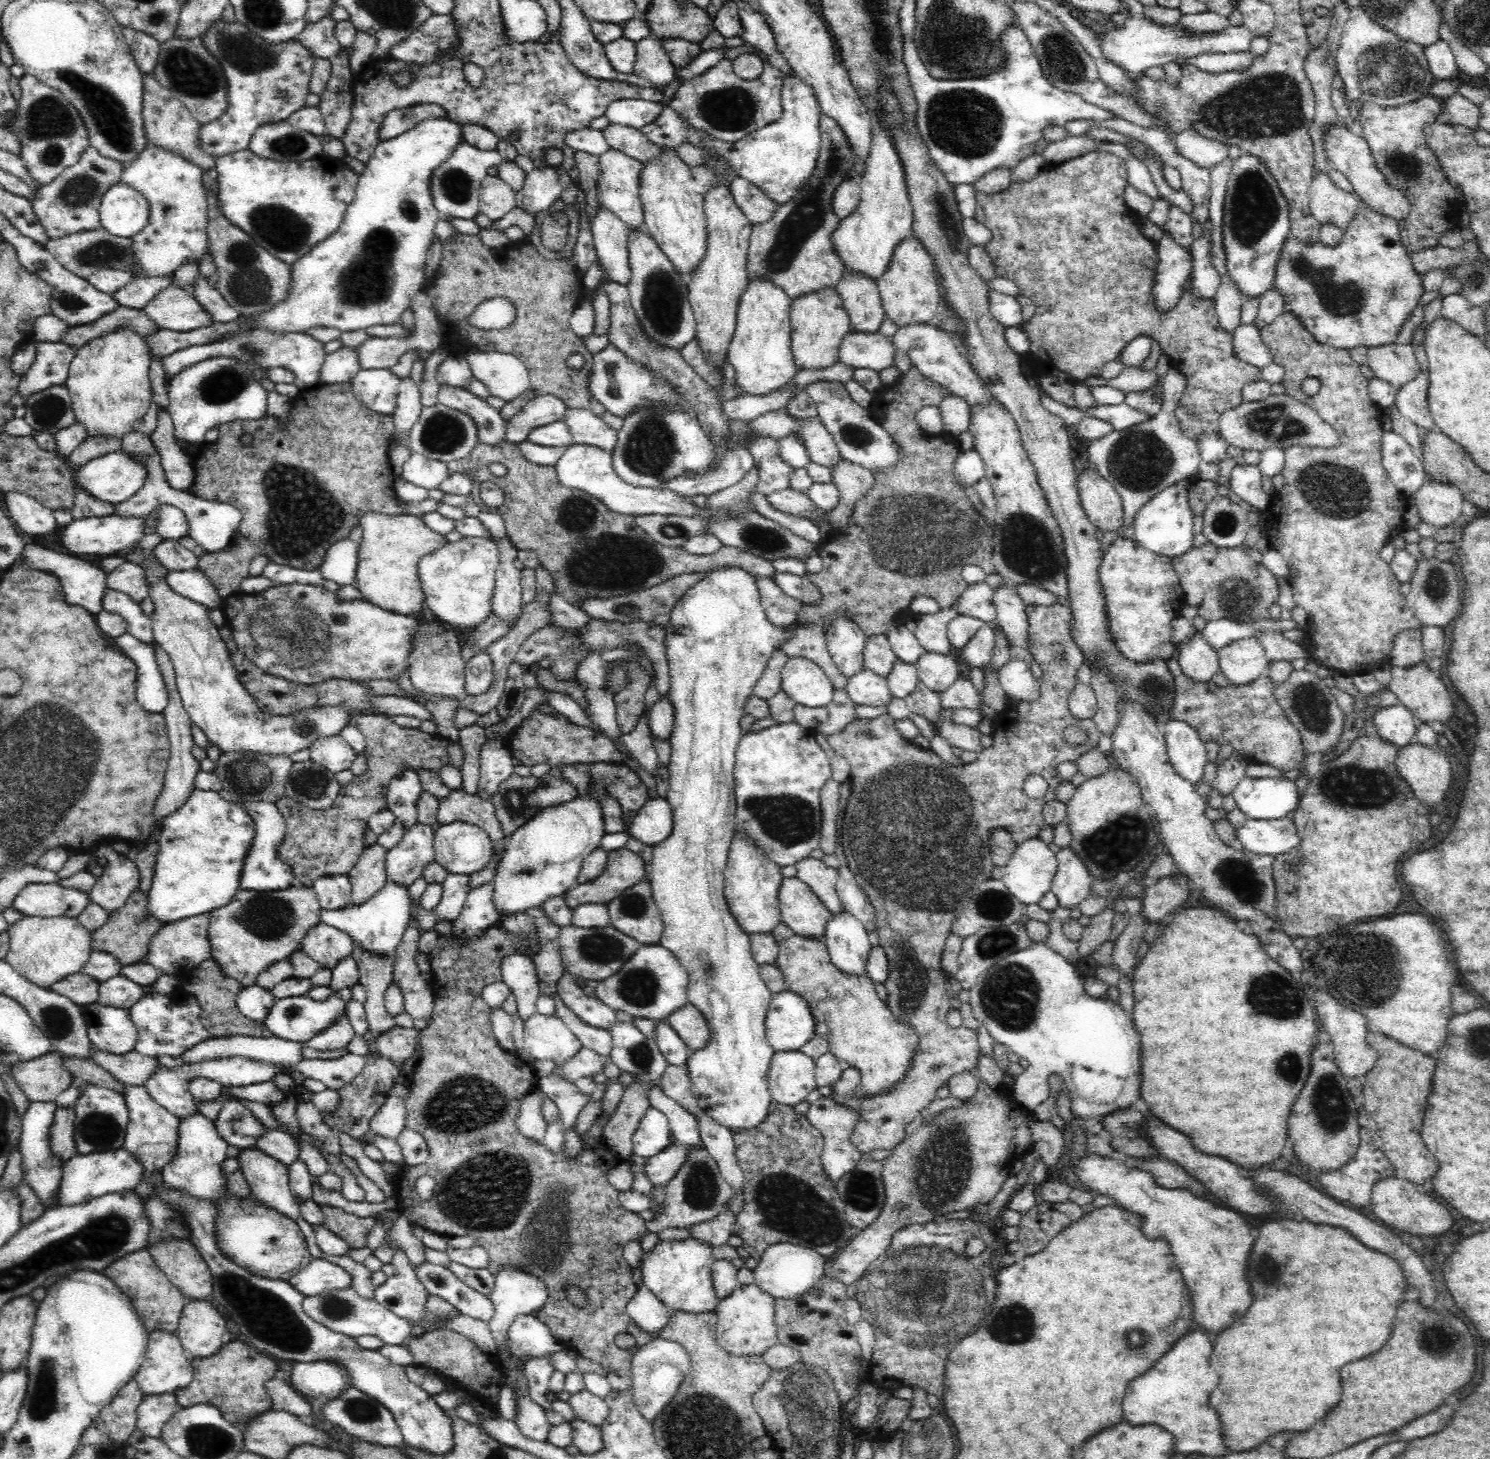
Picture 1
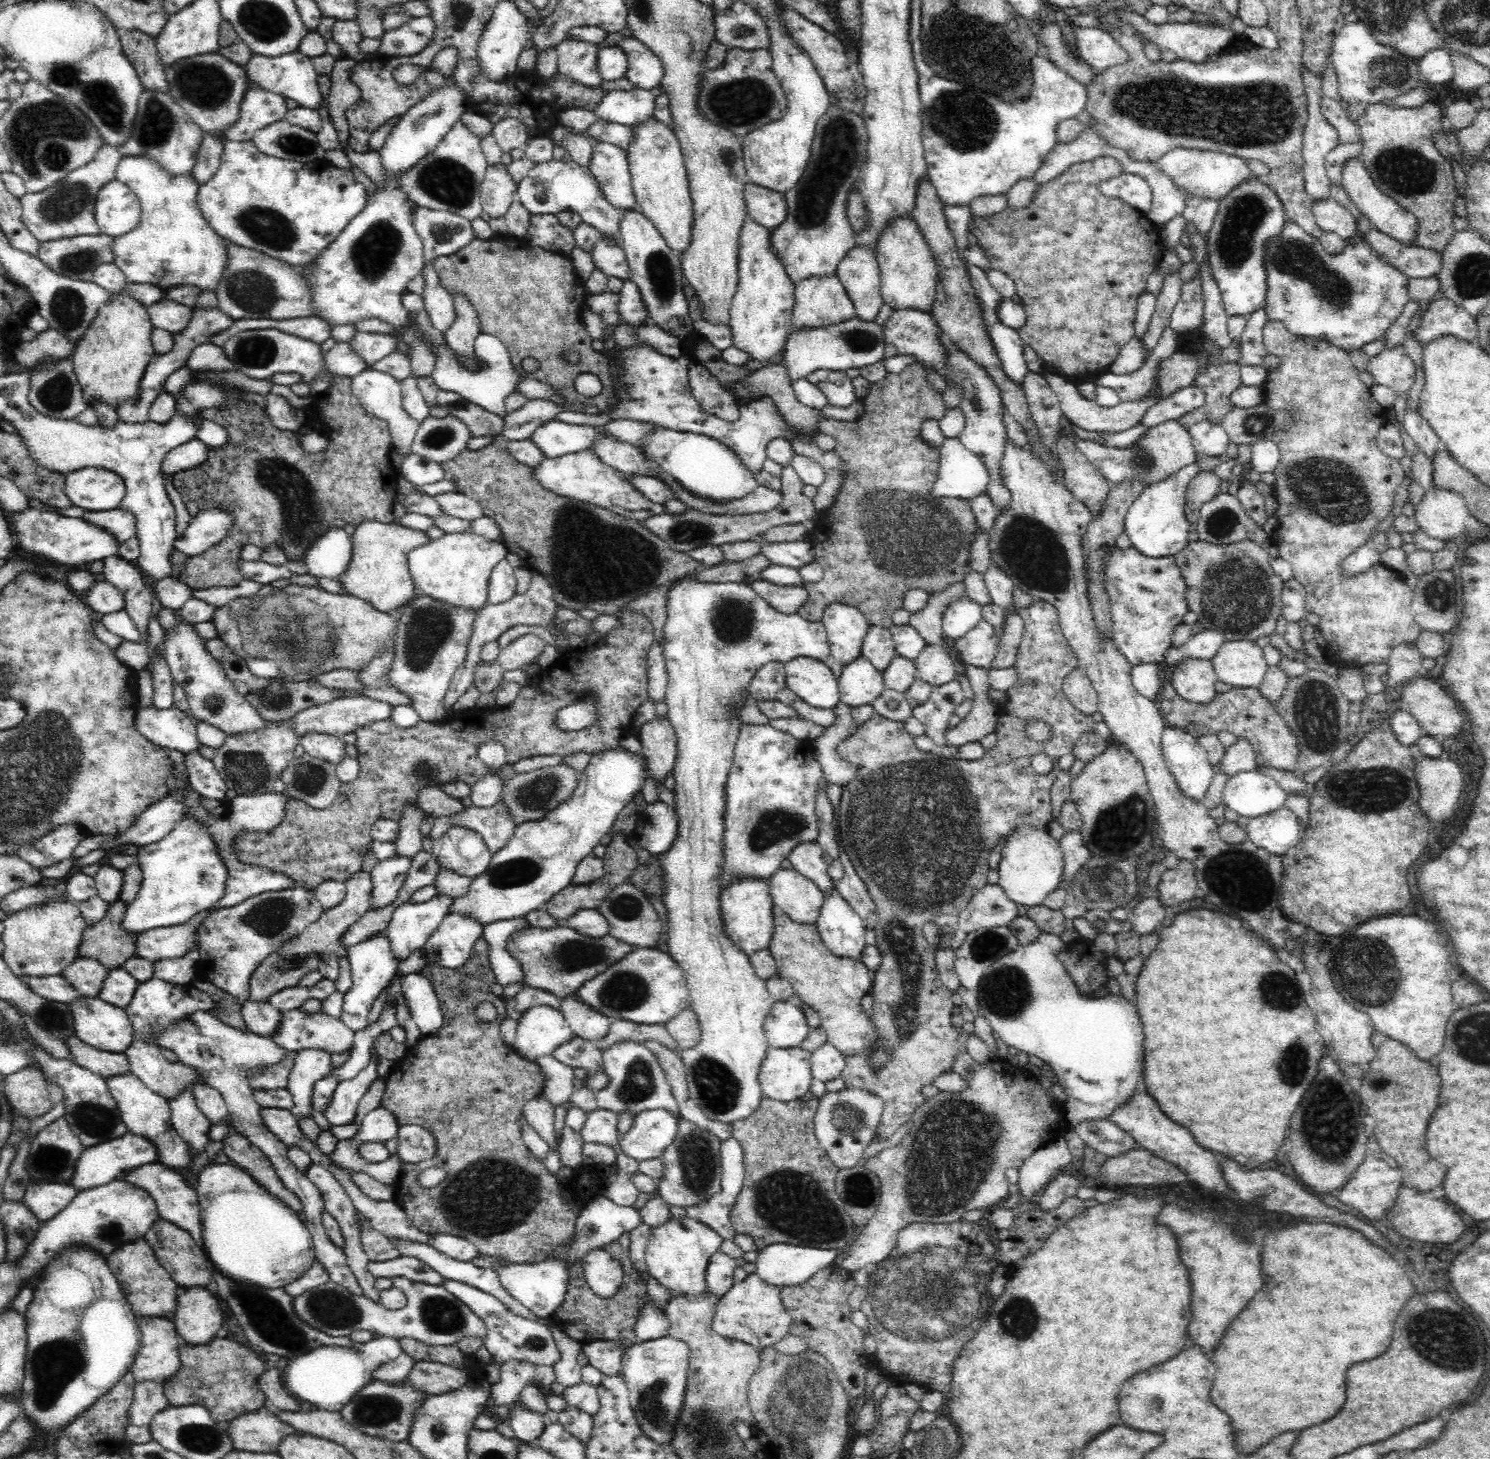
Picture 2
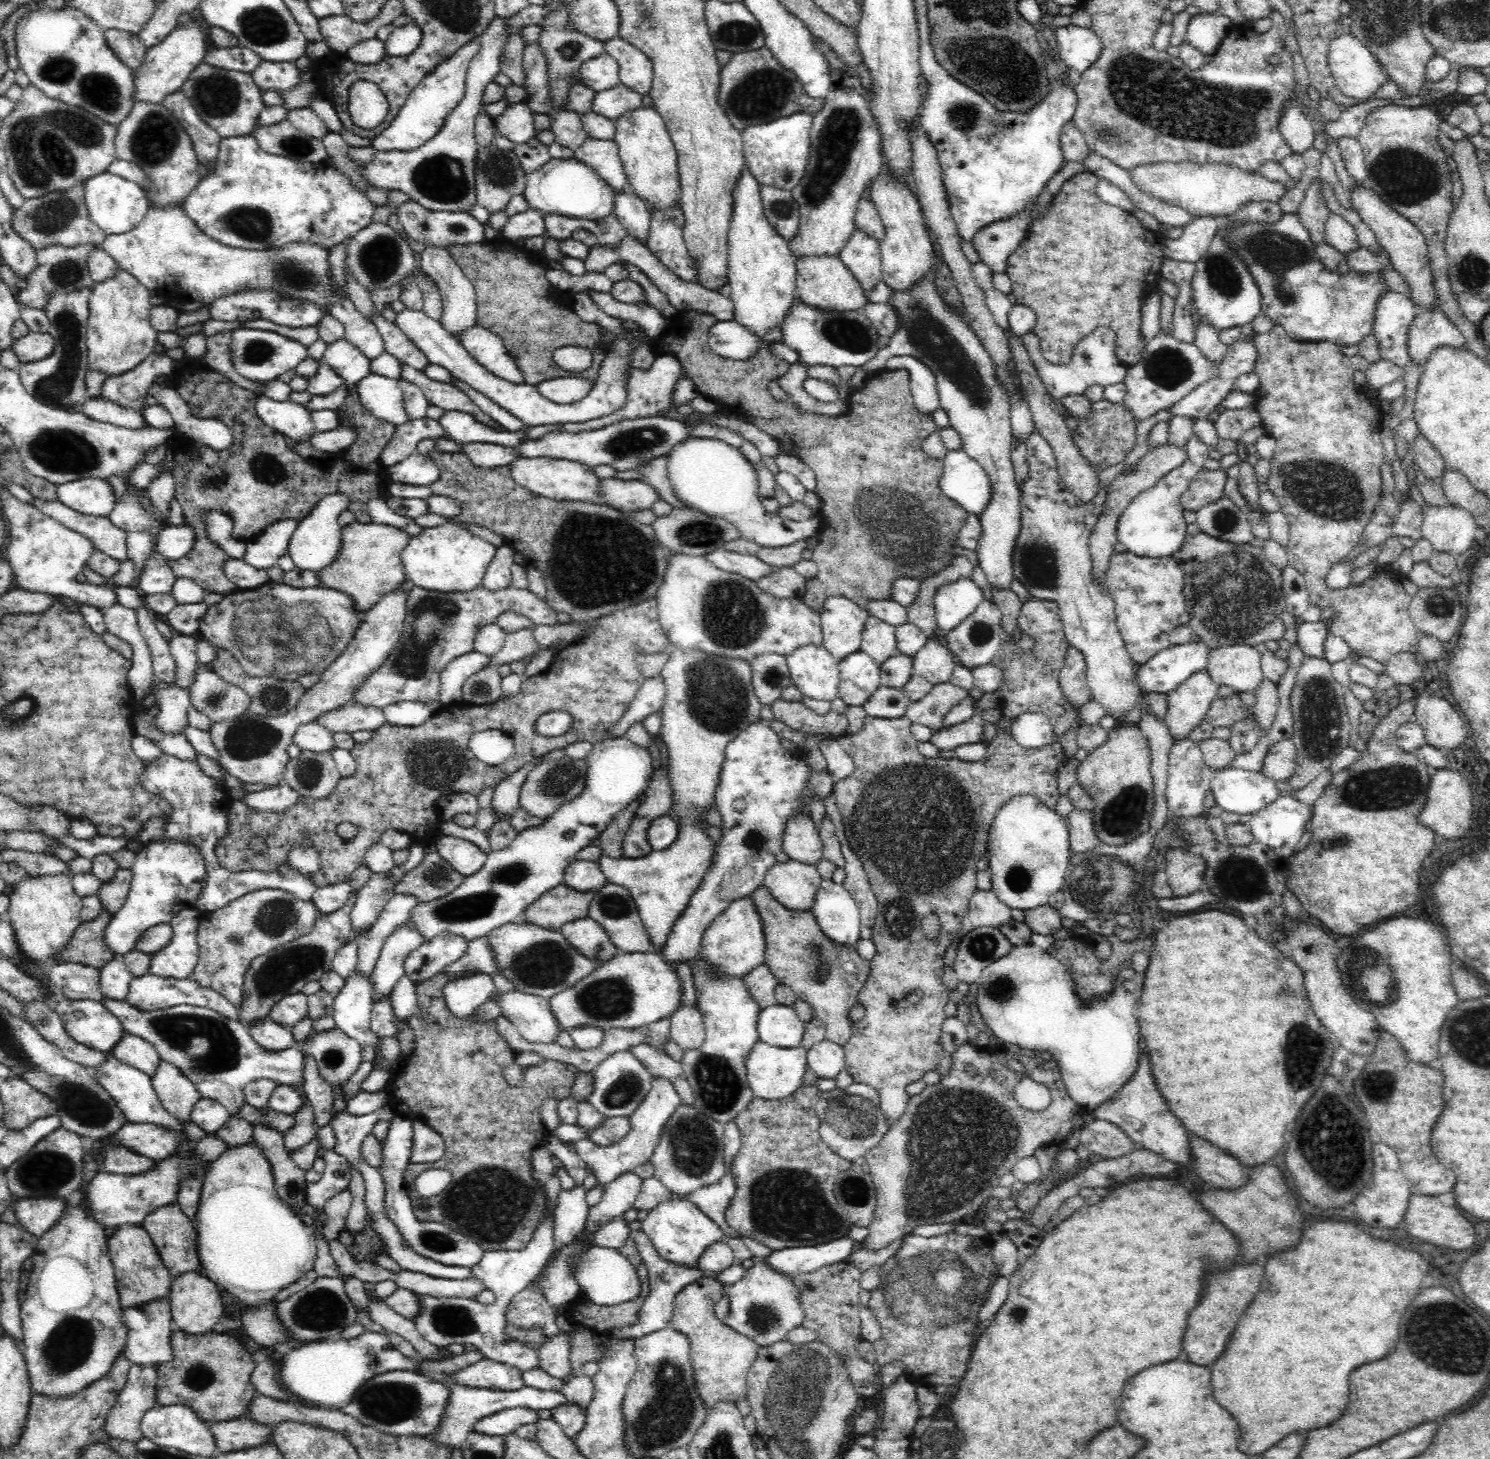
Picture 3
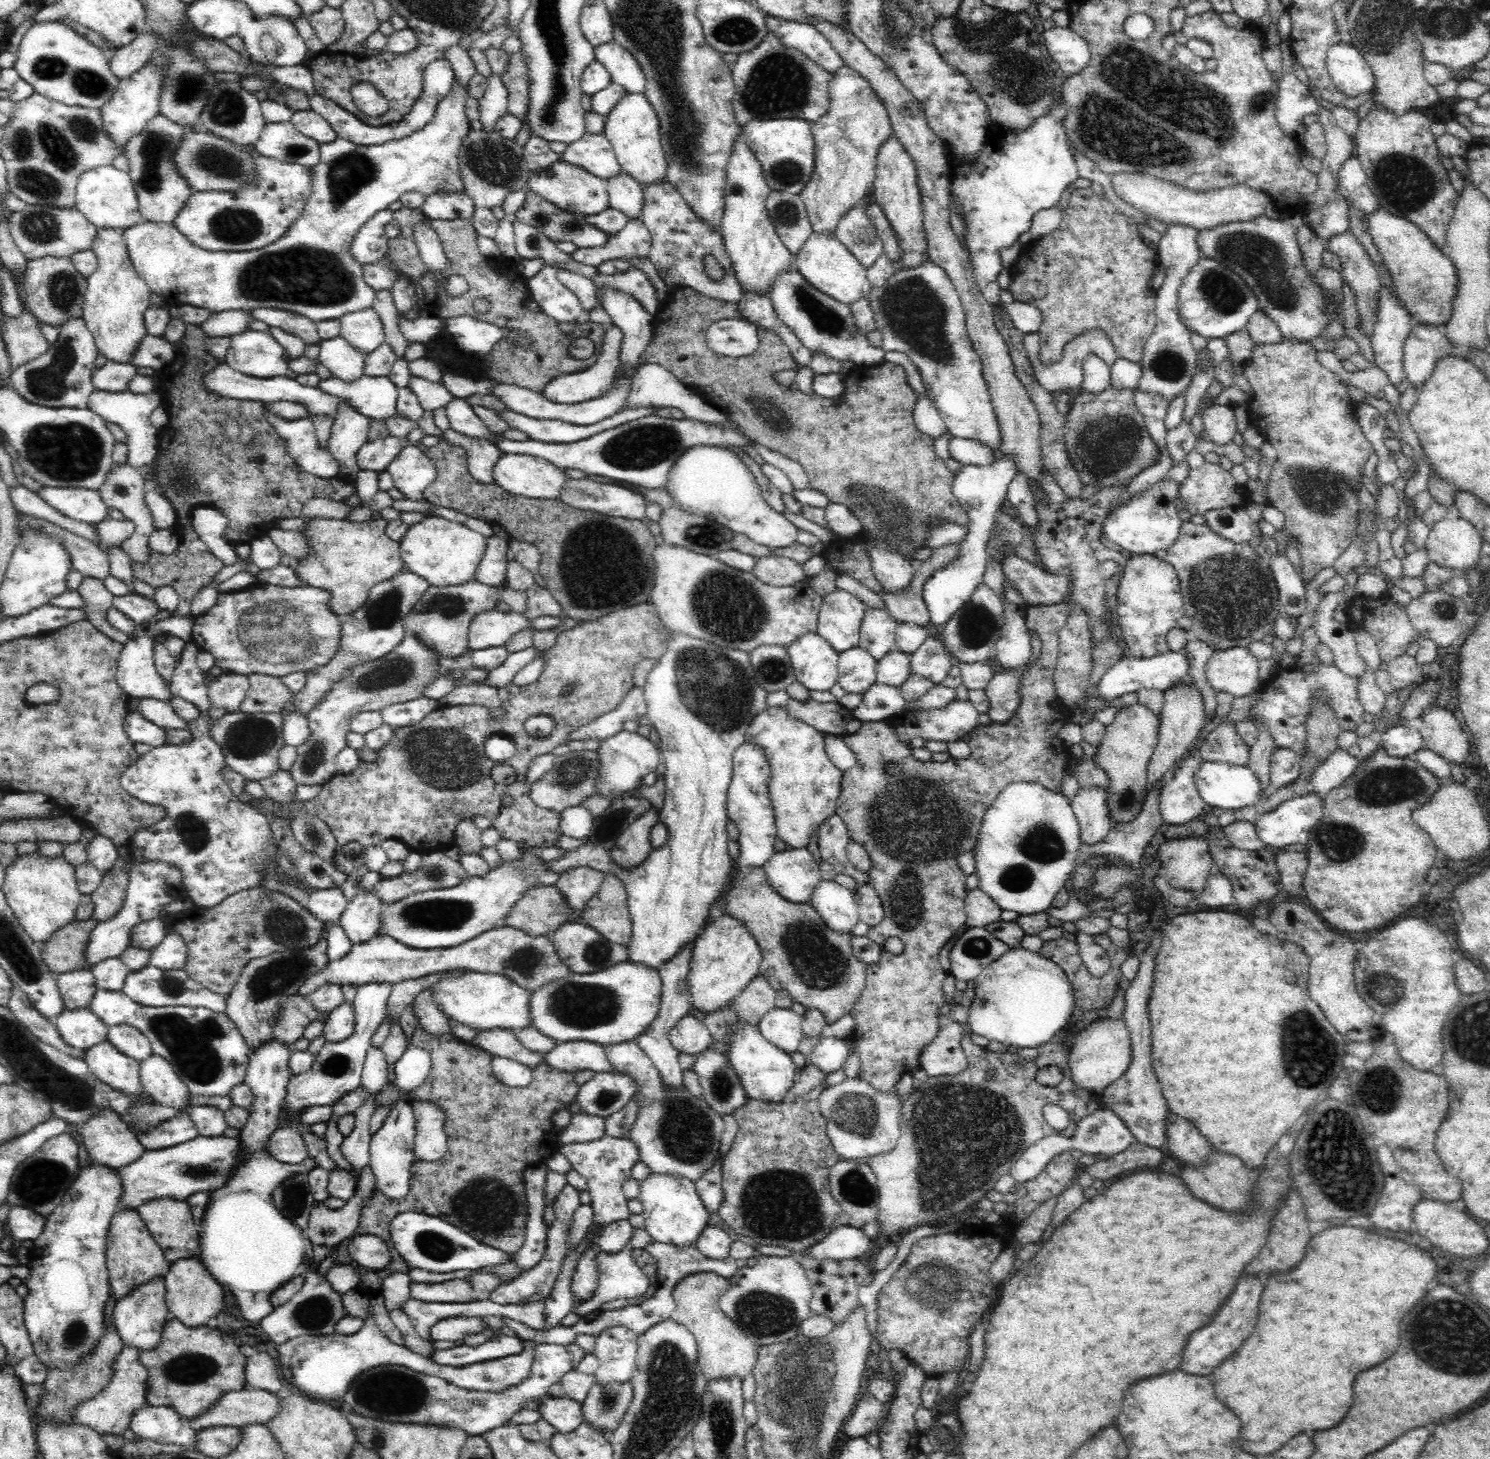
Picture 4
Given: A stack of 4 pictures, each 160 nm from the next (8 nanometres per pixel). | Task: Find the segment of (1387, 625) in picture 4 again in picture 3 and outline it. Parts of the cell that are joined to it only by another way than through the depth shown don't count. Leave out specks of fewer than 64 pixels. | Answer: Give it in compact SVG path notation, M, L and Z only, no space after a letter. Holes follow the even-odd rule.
M1275 325L1267 334L1257 334L1254 337L1255 349L1258 350L1258 359L1255 362L1254 373L1259 377L1259 387L1256 392L1256 401L1254 409L1261 416L1261 424L1265 430L1265 434L1269 435L1275 441L1275 455L1271 460L1271 475L1268 478L1267 486L1278 498L1281 506L1281 511L1286 515L1289 534L1288 544L1284 546L1287 552L1287 564L1294 570L1302 574L1309 592L1309 601L1312 605L1318 605L1320 610L1333 608L1333 612L1328 622L1328 630L1334 636L1340 636L1346 644L1351 648L1352 652L1358 653L1359 656L1368 656L1385 665L1393 654L1401 652L1417 652L1417 646L1420 639L1425 635L1414 624L1414 621L1409 615L1409 604L1411 598L1404 587L1400 577L1396 571L1390 567L1379 567L1374 574L1370 575L1361 584L1349 585L1346 588L1338 588L1334 590L1326 585L1326 575L1329 573L1331 566L1338 562L1340 558L1346 557L1349 552L1361 540L1364 529L1370 524L1370 518L1378 511L1379 506L1376 506L1382 499L1382 477L1381 465L1384 460L1384 447L1380 439L1380 419L1385 414L1381 409L1381 405L1377 397L1372 397L1365 392L1365 387L1356 374L1352 362L1341 351L1341 347L1331 342L1295 342L1287 336L1282 326Z

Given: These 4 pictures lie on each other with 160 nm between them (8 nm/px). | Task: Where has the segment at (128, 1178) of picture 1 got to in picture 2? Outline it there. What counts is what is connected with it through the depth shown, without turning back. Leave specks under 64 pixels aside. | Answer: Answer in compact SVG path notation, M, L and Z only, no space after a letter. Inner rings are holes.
M127 1131L120 1138L110 1139L108 1142L98 1143L98 1146L86 1147L74 1166L73 1178L68 1184L72 1185L76 1191L85 1191L91 1187L97 1187L103 1183L114 1182L115 1180L125 1180L123 1175L127 1171L135 1168L156 1163L158 1158L157 1147L150 1139L139 1135L133 1135Z

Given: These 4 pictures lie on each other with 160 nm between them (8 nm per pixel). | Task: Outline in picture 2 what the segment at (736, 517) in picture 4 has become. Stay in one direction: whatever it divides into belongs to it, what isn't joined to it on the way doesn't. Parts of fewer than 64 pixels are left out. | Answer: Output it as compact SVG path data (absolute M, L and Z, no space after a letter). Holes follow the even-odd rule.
M662 427L654 430L644 445L636 448L646 458L657 463L662 471L674 477L682 487L704 500L737 501L754 492L758 486L752 471L738 459L733 450L702 434L677 432Z

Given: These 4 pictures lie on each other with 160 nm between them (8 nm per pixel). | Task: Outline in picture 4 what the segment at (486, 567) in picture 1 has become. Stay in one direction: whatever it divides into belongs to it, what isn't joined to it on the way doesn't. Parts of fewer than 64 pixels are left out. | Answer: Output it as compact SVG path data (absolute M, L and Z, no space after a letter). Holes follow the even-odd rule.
M430 515L410 525L399 543L405 570L424 578L432 586L456 586L475 580L475 570L486 552L487 538L466 525Z

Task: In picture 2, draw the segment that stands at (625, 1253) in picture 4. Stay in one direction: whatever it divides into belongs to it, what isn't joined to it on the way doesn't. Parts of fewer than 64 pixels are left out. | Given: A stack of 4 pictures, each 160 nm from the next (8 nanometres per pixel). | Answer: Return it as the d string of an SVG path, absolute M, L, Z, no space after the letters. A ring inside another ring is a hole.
M602 1249L588 1251L583 1266L587 1284L600 1299L611 1298L622 1285L621 1265Z

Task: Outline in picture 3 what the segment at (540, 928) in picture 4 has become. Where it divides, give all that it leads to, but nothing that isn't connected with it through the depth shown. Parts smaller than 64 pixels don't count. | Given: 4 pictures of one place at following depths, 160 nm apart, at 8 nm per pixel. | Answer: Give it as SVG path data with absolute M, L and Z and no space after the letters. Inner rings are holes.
M564 883L559 884L552 890L546 891L546 894L543 894L542 896L540 896L540 898L535 899L533 903L530 903L530 906L527 906L526 912L524 912L522 920L530 923L531 925L540 926L542 929L552 931L560 930L560 928L562 928L562 926L565 926L568 922L573 922L578 918L585 918L587 916L588 912L590 912L590 901L594 898L597 892L598 890L596 890L596 892L594 893L582 893L578 890L571 889Z

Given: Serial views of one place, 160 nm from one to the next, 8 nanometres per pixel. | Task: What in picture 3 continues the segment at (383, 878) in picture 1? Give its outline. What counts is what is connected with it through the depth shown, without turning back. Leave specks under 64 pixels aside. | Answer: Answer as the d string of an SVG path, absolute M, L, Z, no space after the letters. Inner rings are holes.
M352 890L346 904L340 906L339 910L331 915L320 914L313 930L308 934L275 948L269 954L256 957L251 962L242 980L243 1001L238 1008L242 1024L248 1026L268 1016L270 1008L282 997L302 991L307 982L319 981L324 973L331 970L337 950L350 938L354 938L350 914L356 898L357 890Z

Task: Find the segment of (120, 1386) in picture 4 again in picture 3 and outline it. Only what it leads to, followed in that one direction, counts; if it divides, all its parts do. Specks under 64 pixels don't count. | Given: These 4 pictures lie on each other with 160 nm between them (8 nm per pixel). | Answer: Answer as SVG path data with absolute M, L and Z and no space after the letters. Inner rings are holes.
M131 1364L124 1390L104 1423L104 1430L111 1438L135 1443L145 1437L141 1431L143 1414L159 1406L157 1380L154 1367Z

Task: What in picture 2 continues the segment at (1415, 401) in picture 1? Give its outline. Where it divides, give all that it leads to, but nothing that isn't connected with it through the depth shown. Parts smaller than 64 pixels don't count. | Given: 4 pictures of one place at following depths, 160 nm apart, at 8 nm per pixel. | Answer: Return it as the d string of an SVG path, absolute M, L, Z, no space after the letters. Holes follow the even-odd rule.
M1407 405L1402 417L1406 432L1417 447L1432 459L1434 452L1441 446L1438 434L1431 428L1430 423L1422 418L1417 408L1412 409Z

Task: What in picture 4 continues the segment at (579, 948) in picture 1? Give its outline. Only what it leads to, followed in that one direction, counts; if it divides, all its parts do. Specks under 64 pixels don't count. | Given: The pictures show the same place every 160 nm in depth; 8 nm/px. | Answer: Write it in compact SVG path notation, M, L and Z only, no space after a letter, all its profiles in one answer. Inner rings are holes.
M503 926L476 938L445 949L411 949L402 942L386 935L372 937L368 942L351 946L351 951L344 957L330 961L328 966L316 974L310 975L299 988L300 994L312 994L319 986L330 982L332 985L362 986L368 982L402 982L417 979L426 974L465 968L488 974L505 975L518 986L532 992L546 983L571 975L554 948L551 935L530 936L524 931Z

